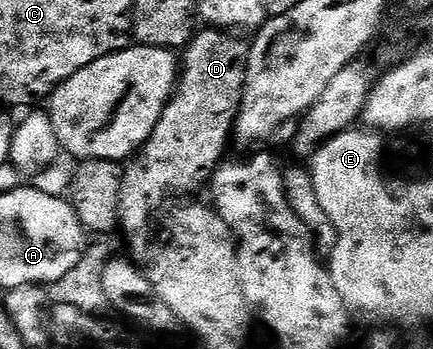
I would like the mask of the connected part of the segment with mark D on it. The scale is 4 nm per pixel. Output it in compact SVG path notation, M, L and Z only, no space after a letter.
M214 28L202 30L202 34L201 31L194 33L183 51L177 89L165 105L163 116L159 116L159 124L155 124L149 139L121 175L117 220L120 233L125 233L128 253L137 260L150 257L153 213L164 204L165 197L168 194L193 194L200 186L208 187L226 157L225 149L231 146L250 47L241 39L244 37L236 33Z

